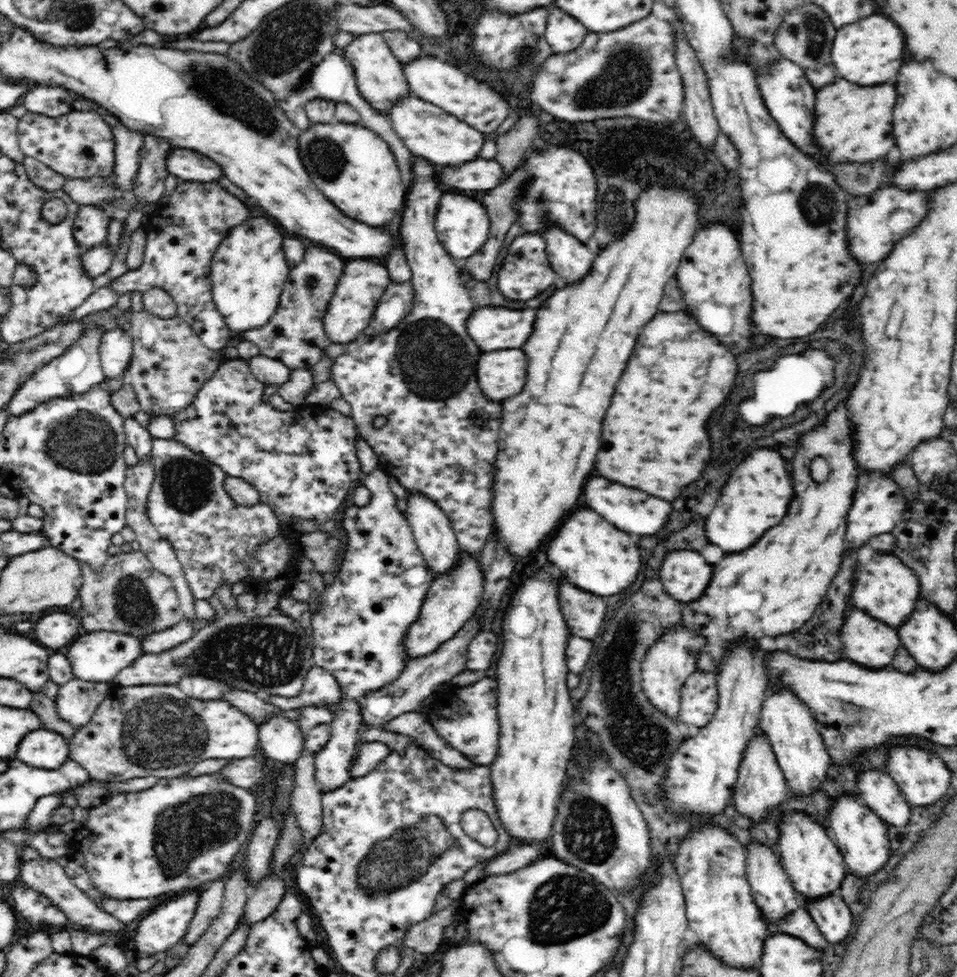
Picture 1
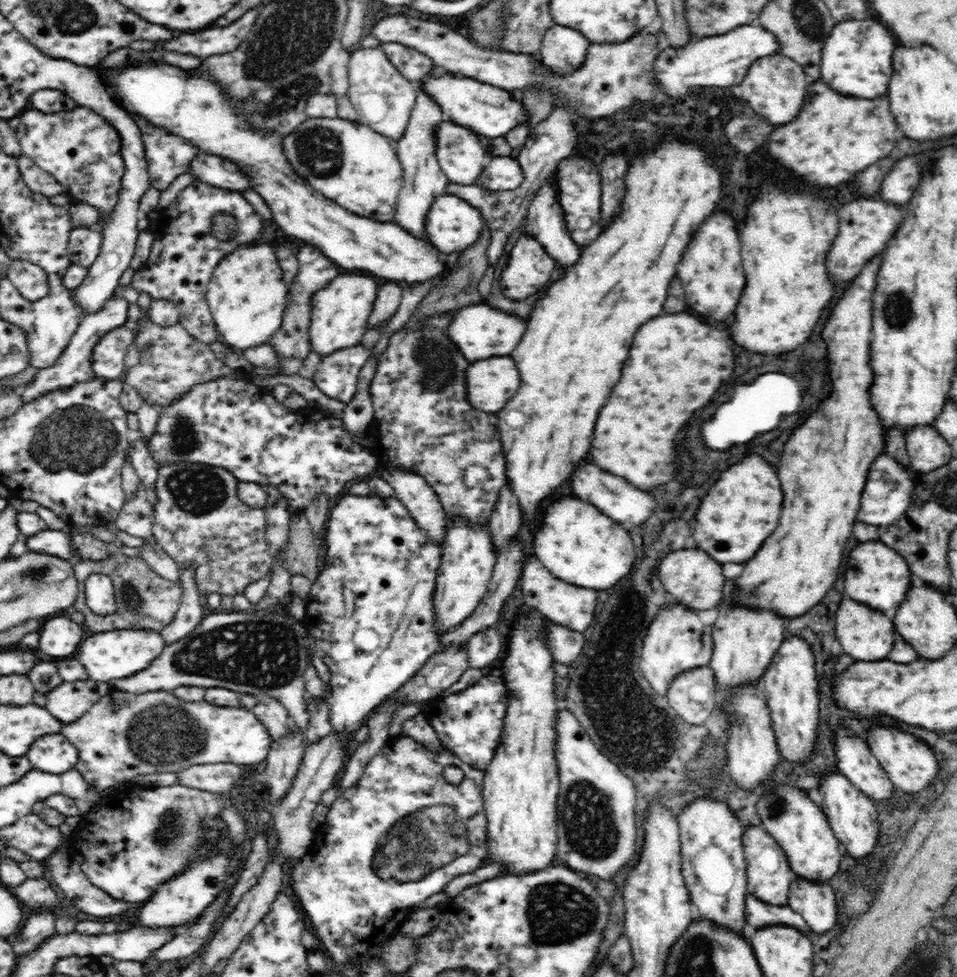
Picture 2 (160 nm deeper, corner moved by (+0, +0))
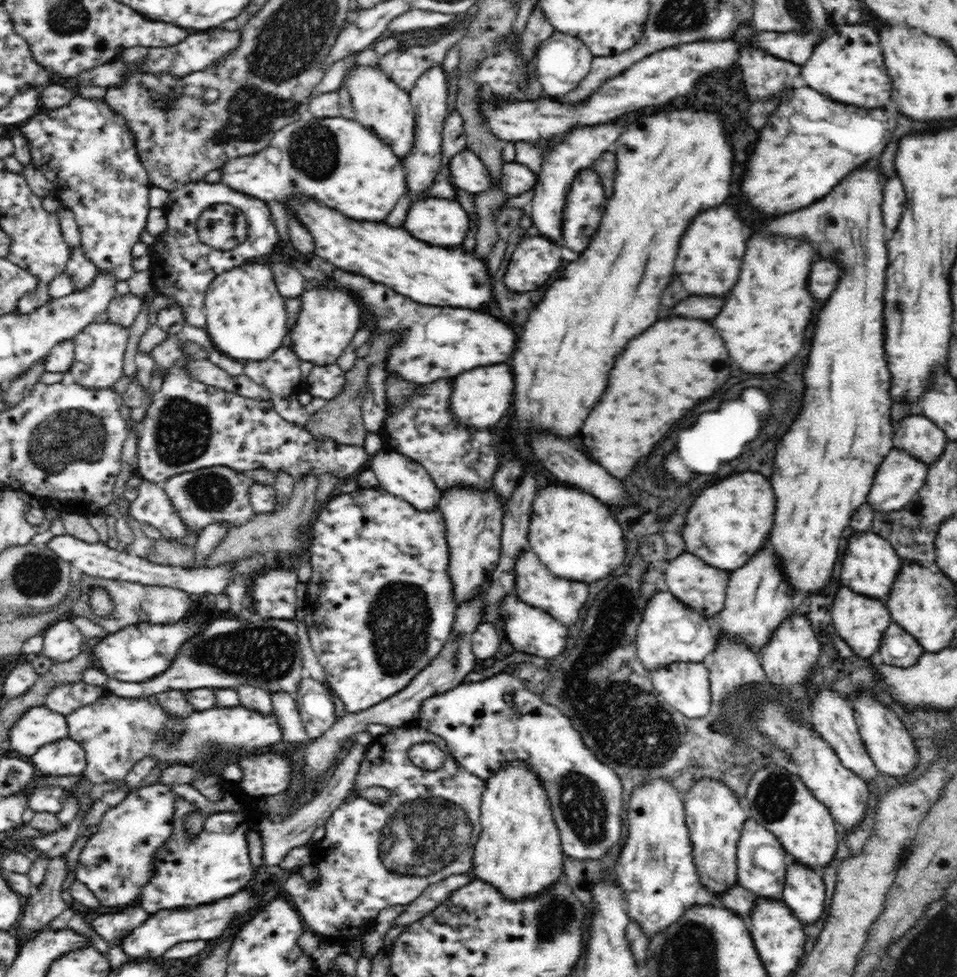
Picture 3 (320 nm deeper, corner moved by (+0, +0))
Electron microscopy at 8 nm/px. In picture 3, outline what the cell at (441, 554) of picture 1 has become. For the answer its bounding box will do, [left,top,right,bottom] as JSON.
[371,450,442,512]

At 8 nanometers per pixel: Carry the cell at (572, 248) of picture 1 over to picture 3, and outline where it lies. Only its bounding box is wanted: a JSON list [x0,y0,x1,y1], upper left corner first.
[529,119,623,242]

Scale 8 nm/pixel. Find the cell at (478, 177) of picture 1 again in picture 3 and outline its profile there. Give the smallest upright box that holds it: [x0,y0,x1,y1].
[498,163,537,197]

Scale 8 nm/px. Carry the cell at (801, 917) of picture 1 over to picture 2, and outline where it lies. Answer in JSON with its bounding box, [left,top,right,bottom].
[746,893,810,933]

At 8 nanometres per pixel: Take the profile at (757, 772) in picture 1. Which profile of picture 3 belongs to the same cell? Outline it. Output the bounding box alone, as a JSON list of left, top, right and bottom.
[709,640,767,704]

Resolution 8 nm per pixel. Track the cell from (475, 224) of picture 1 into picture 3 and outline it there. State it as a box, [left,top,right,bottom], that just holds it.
[404,197,468,247]

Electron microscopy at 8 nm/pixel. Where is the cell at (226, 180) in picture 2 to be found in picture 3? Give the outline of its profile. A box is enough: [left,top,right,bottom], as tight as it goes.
[221,117,406,222]

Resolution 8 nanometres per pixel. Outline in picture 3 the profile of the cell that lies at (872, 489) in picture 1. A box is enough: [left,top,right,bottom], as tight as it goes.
[867,446,928,512]

